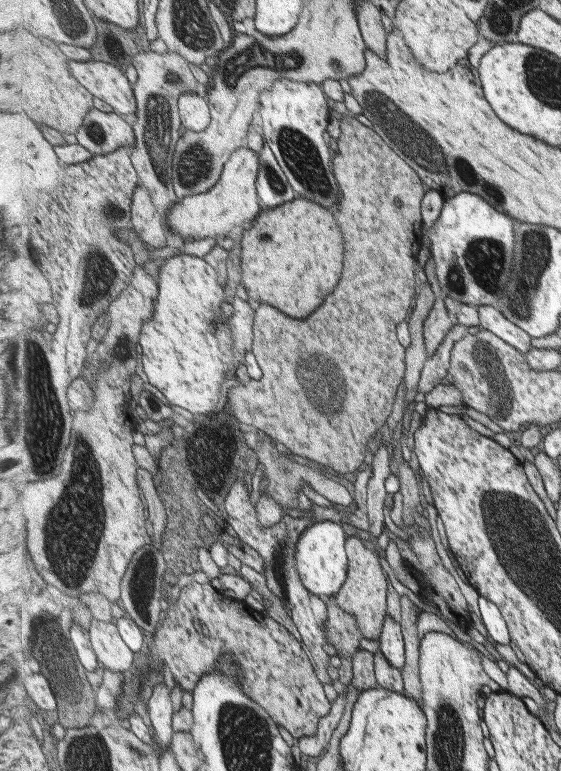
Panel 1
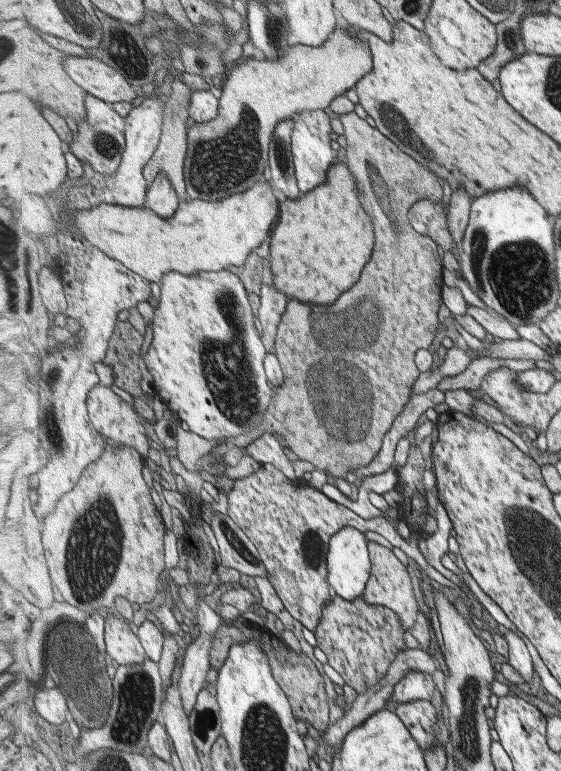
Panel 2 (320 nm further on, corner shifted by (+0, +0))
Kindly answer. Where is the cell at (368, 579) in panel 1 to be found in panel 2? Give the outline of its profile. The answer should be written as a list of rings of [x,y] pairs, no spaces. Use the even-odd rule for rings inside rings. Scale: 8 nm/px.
[[[369,541],[370,555],[372,556],[372,577],[369,578],[368,586],[365,589],[363,598],[368,603],[377,604],[380,606],[389,607],[394,610],[404,624],[406,630],[409,630],[415,626],[417,618],[419,618],[419,600],[417,600],[417,594],[415,594],[415,588],[413,588],[413,580],[409,576],[409,570],[407,565],[403,564],[395,552],[391,548],[381,546],[377,542]]]

